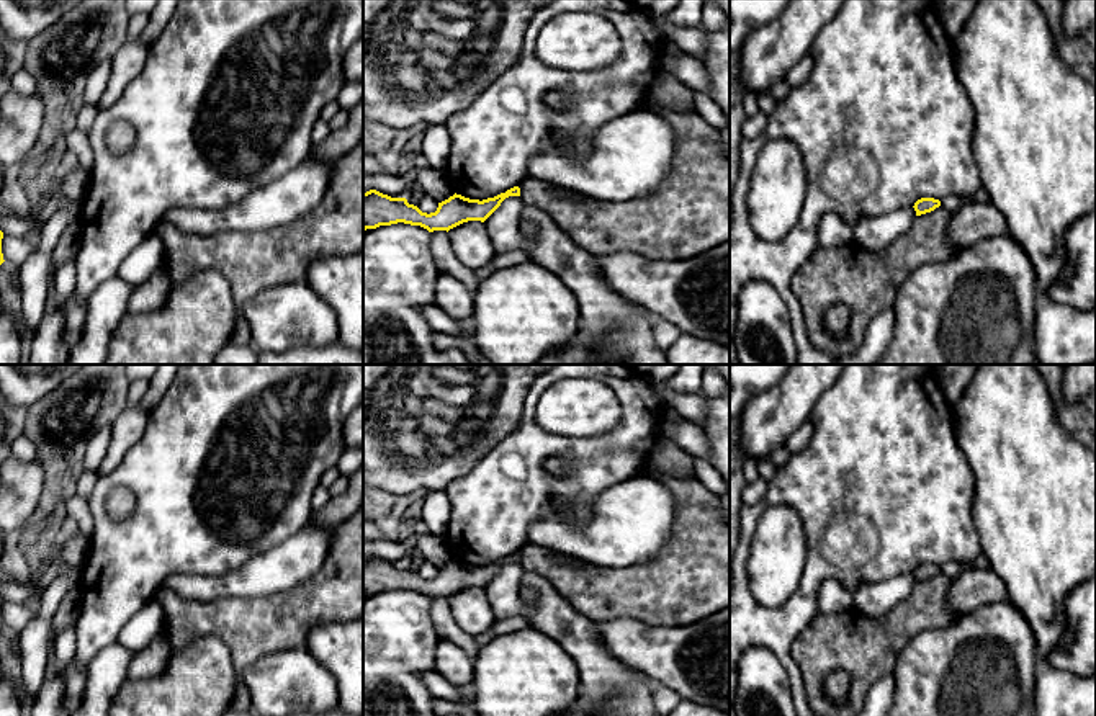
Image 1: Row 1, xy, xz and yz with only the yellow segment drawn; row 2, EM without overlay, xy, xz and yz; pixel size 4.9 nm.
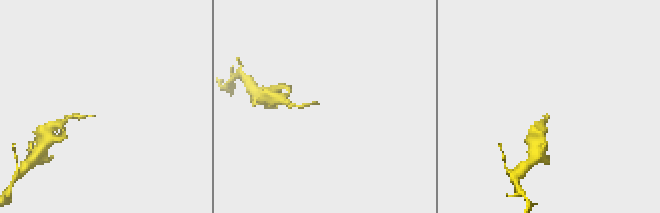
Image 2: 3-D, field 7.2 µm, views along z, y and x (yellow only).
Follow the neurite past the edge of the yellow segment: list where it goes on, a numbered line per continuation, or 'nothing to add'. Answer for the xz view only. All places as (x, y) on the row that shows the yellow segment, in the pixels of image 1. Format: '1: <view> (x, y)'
nothing to add

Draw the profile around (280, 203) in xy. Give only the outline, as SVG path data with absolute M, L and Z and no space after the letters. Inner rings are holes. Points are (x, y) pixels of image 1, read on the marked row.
M306 159L281 178L254 190L221 211L173 208L160 224L185 234L263 232L288 226L312 211L324 198L337 160Z

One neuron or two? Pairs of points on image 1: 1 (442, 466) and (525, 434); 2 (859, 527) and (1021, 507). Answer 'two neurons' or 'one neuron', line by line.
1: two neurons
2: two neurons

